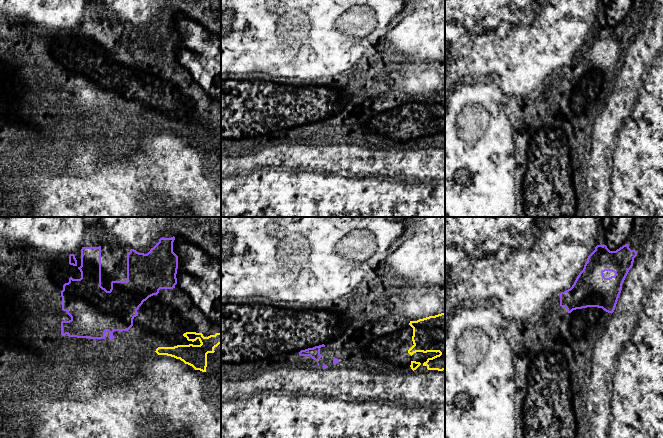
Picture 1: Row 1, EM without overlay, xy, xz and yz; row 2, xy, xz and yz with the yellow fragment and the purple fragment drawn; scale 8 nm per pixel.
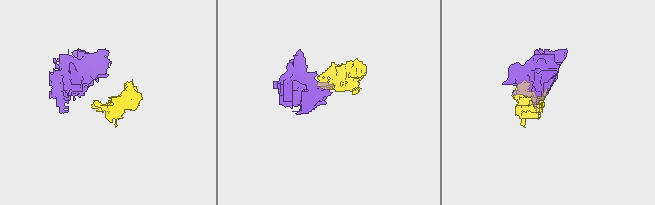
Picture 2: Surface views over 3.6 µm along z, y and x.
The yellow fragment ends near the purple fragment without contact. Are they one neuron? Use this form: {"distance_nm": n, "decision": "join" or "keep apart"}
{"distance_nm": 280, "decision": "join"}

